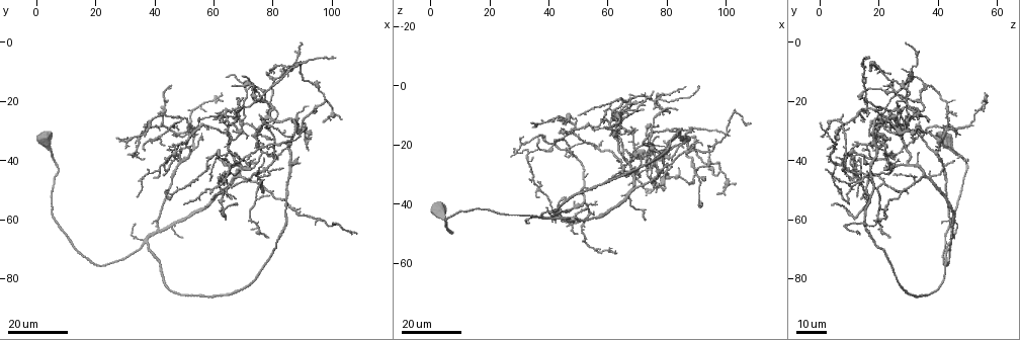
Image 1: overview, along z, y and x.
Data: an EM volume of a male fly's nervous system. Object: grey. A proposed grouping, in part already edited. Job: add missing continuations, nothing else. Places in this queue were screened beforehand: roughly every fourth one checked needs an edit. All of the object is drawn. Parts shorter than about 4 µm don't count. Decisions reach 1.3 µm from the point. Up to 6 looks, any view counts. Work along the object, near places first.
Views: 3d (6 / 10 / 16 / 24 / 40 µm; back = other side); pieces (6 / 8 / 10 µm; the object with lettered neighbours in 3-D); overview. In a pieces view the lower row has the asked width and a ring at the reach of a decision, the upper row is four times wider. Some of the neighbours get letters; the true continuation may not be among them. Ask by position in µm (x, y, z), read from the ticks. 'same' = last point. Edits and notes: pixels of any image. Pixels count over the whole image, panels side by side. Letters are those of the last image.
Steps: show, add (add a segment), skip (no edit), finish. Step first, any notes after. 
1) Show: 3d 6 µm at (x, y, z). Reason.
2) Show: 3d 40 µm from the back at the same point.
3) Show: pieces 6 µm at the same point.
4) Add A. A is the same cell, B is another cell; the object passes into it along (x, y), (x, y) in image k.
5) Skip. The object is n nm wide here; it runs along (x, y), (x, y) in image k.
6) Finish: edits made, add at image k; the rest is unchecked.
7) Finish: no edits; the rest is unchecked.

Show: 3d 24 µm at (72, 41, 8). Free end.

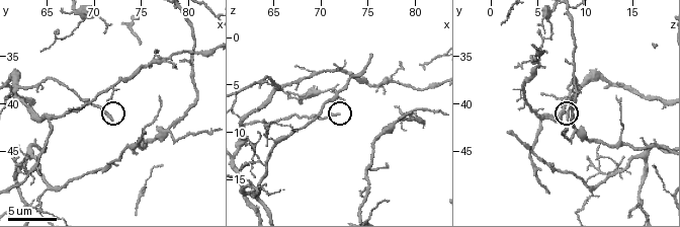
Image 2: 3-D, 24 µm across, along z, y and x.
Show: pieces 10 µm at (72.0, 41.6, 8.2).

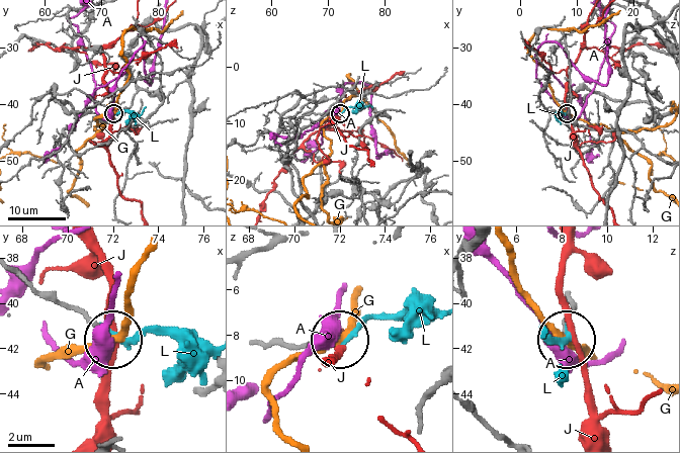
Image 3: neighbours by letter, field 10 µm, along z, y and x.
Skip. A, G, J and L are other cells; none of them fits.

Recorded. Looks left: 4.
Show: 3d 24 µm at (78, 66, 24). An open end.

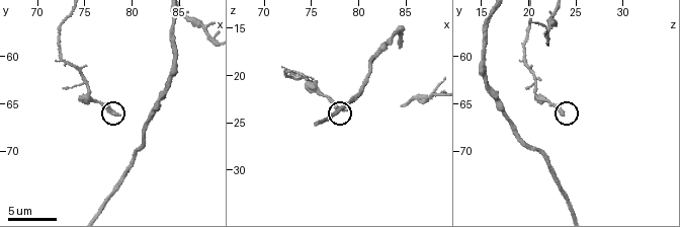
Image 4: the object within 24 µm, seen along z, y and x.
Show: pieces 6 µm at (78.4, 66.2, 23.4).

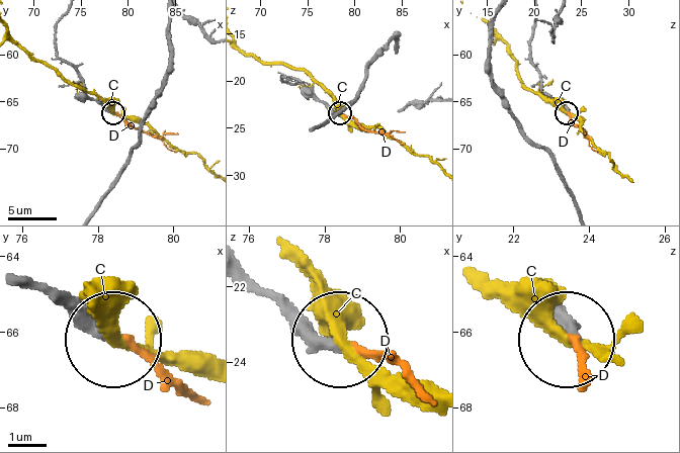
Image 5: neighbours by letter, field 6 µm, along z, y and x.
Add D. D is the same cell, C is another cell; it goes on there.

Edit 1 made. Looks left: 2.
Show: 3d 16 µm at (73, 41, 45). Branch stops here.

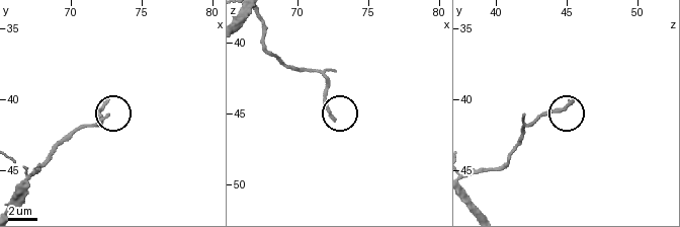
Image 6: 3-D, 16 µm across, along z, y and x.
Show: pieces 8 µm at (72.6, 40.2, 45.4).

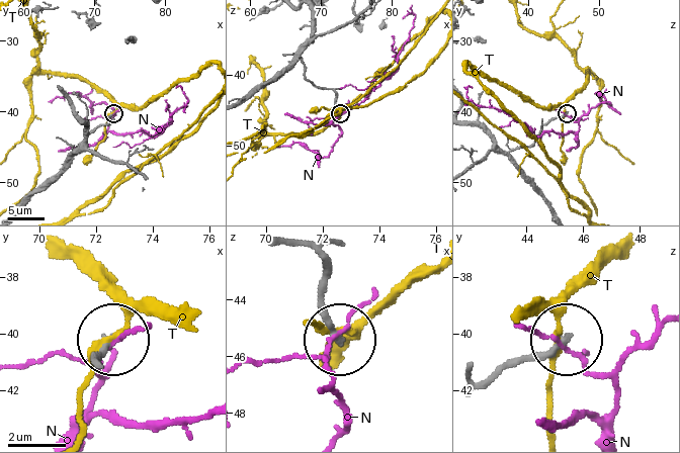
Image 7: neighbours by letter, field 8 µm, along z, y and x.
Skip. N and T are other cells; it runs along (288, 243), (303, 245), (322, 264), (324, 315), (336, 335) in image 7; none of them fits.

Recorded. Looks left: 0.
Finish: edits made, add at image 5; the rest is unchecked.

